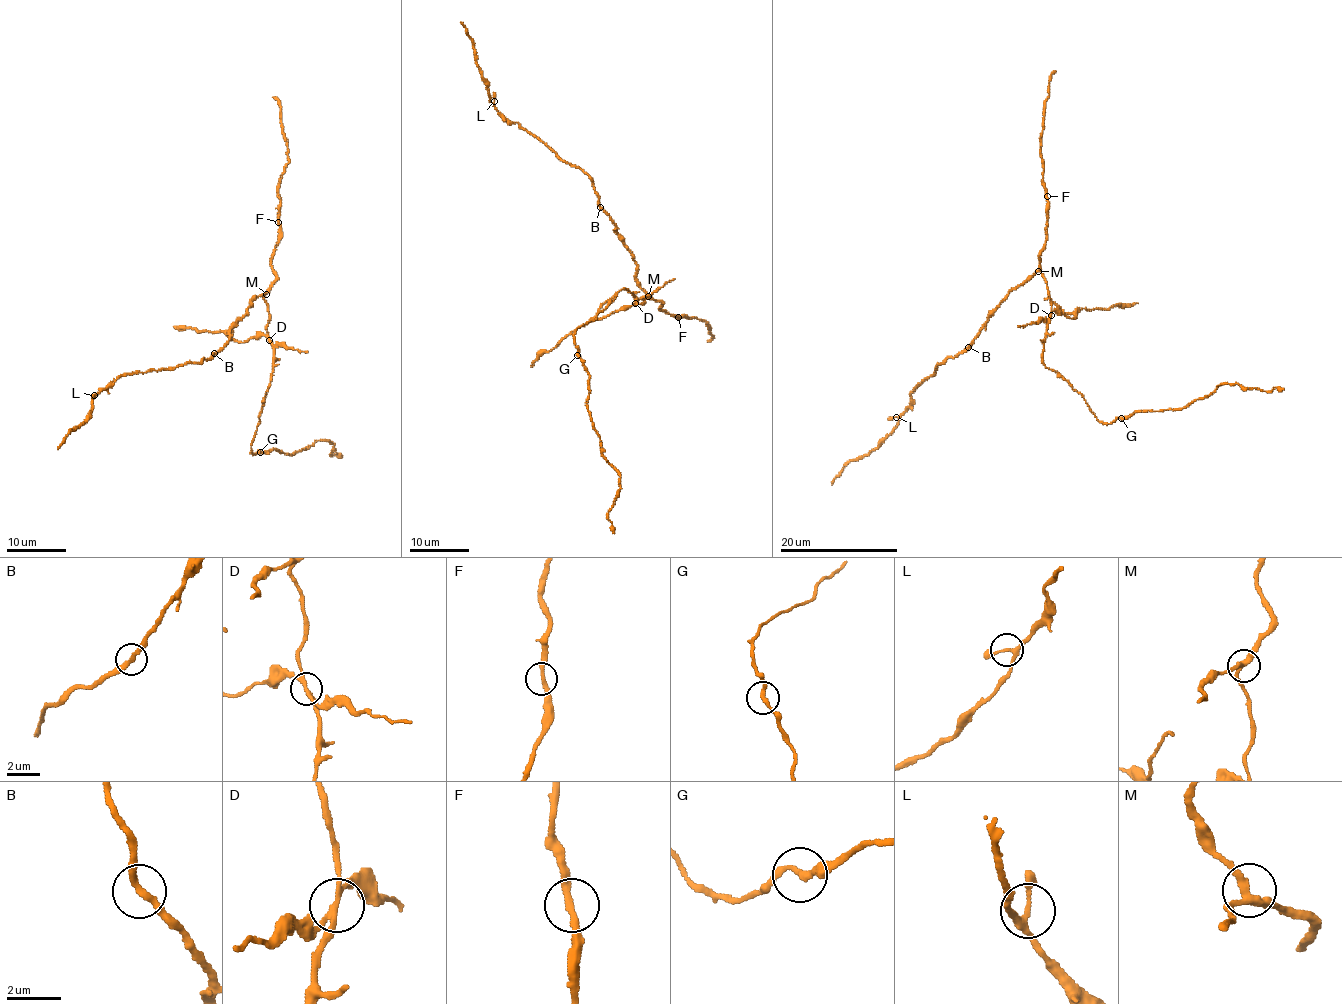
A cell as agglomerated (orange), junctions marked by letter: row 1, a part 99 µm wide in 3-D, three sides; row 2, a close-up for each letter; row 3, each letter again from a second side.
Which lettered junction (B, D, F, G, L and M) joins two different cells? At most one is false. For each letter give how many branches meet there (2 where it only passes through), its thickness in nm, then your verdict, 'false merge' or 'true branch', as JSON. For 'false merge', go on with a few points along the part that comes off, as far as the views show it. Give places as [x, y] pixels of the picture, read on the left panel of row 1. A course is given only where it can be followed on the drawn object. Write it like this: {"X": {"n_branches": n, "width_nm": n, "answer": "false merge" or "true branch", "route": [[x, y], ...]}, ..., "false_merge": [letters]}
{"B": {"n_branches": 2, "width_nm": 260, "answer": "true branch"}, "D": {"n_branches": 3, "width_nm": 200, "answer": "false merge", "route": [[270, 339], [257, 336], [240, 342], [221, 331], [197, 333], [192, 328], [174, 327]]}, "F": {"n_branches": 2, "width_nm": 240, "answer": "true branch"}, "G": {"n_branches": 2, "width_nm": 240, "answer": "true branch"}, "L": {"n_branches": 3, "width_nm": 200, "answer": "true branch"}, "M": {"n_branches": 3, "width_nm": 280, "answer": "true branch"}, "false_merge": ["D"]}

